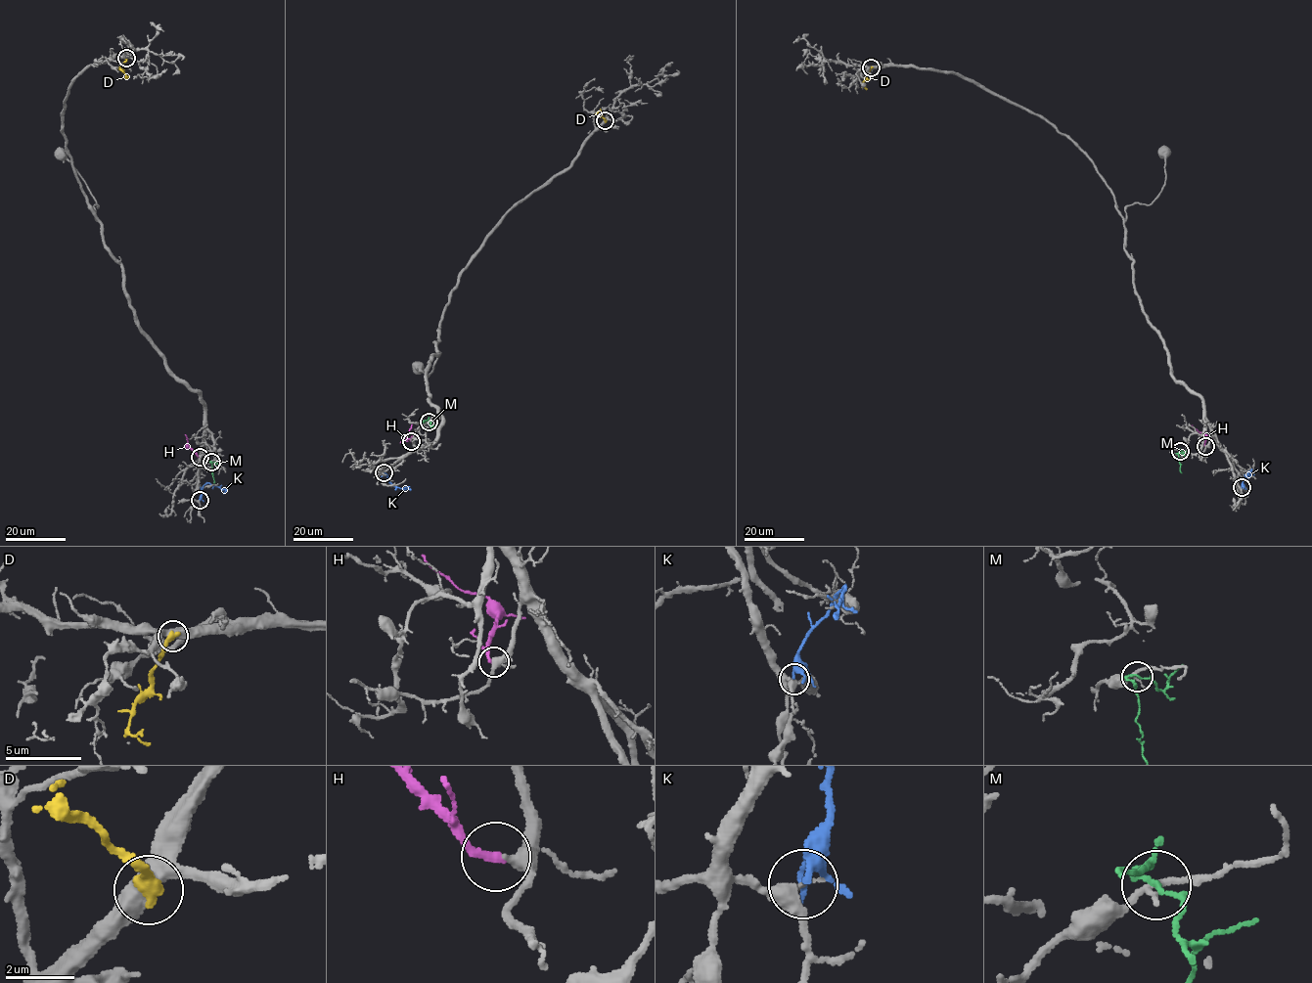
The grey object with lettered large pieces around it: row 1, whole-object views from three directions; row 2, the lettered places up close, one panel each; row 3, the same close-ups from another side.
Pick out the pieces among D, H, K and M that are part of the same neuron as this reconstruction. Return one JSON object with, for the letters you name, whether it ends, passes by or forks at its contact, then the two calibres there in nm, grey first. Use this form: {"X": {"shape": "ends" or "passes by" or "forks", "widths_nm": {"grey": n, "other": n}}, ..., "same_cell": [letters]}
{"H": {"shape": "ends", "widths_nm": {"grey": 240, "other": 240}}, "same_cell": ["H"]}

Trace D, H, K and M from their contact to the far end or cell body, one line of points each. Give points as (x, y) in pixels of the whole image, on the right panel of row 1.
D: (871, 67), (862, 86), (867, 89)
H: (1205, 446), (1204, 434), (1192, 425)
K: (1242, 487), (1251, 469), (1249, 475), (1248, 470)
M: (1180, 452), (1182, 473)

